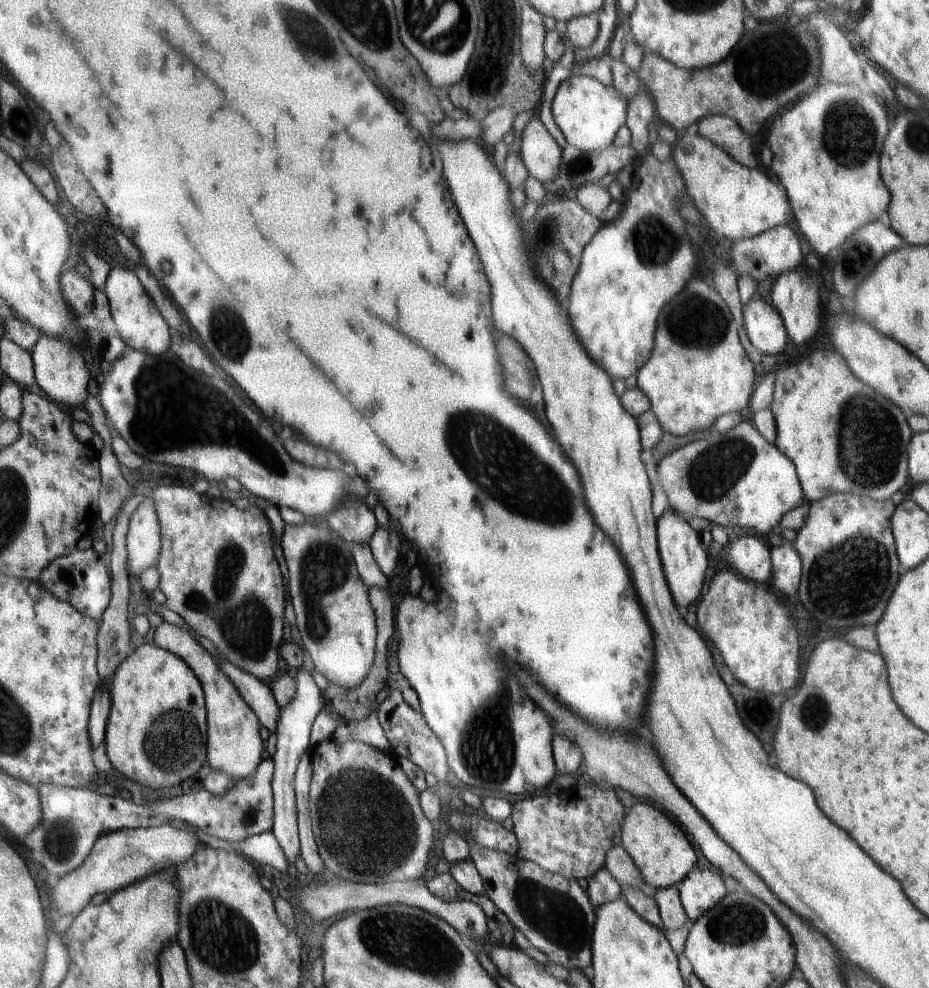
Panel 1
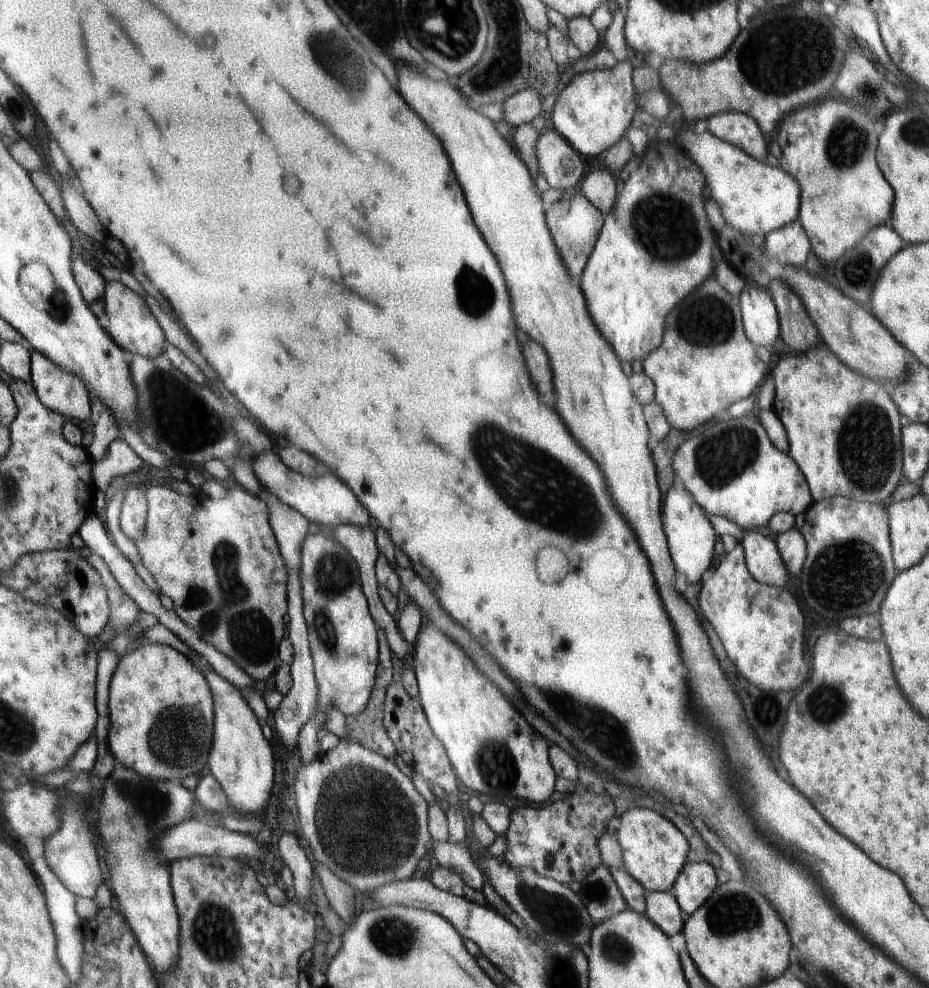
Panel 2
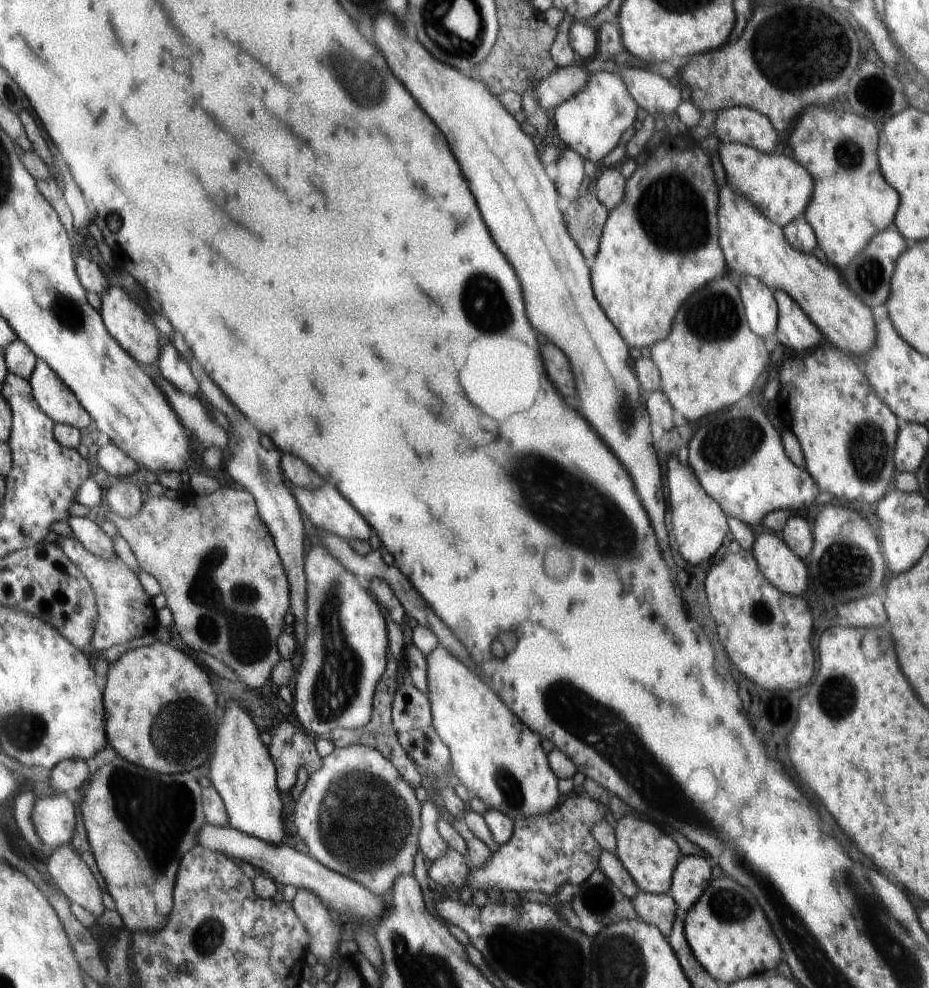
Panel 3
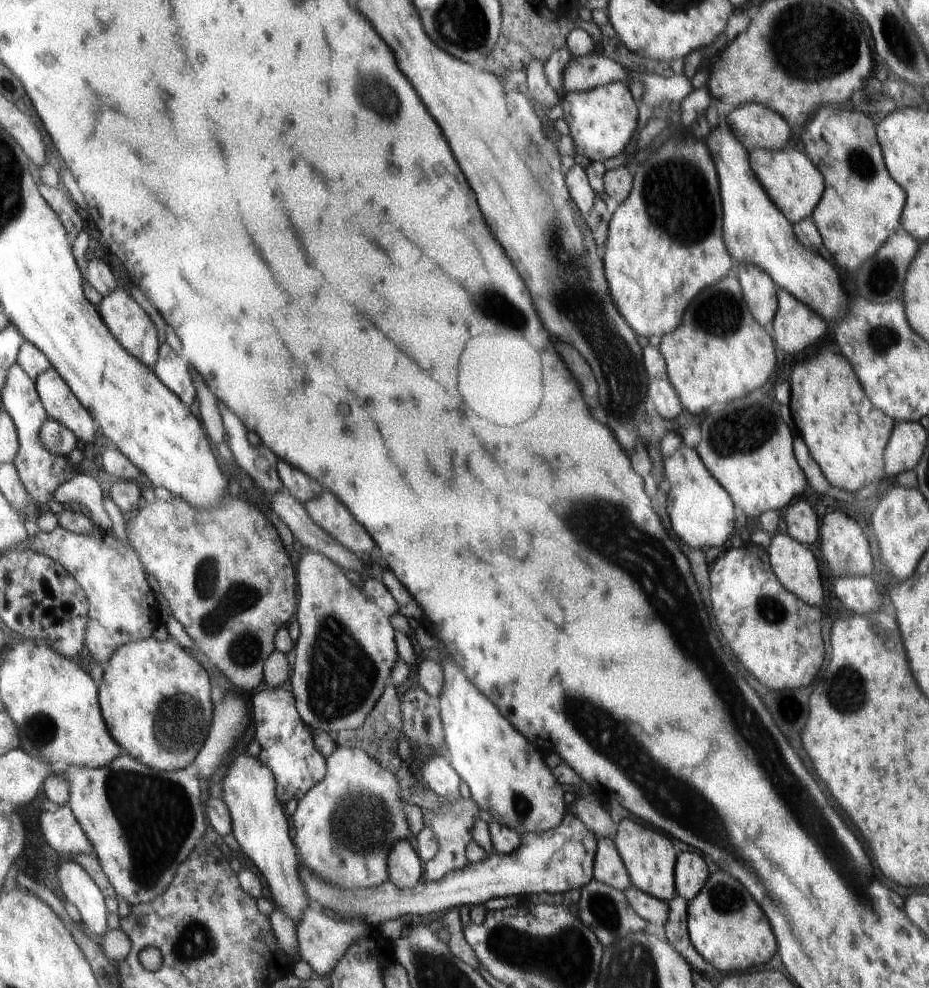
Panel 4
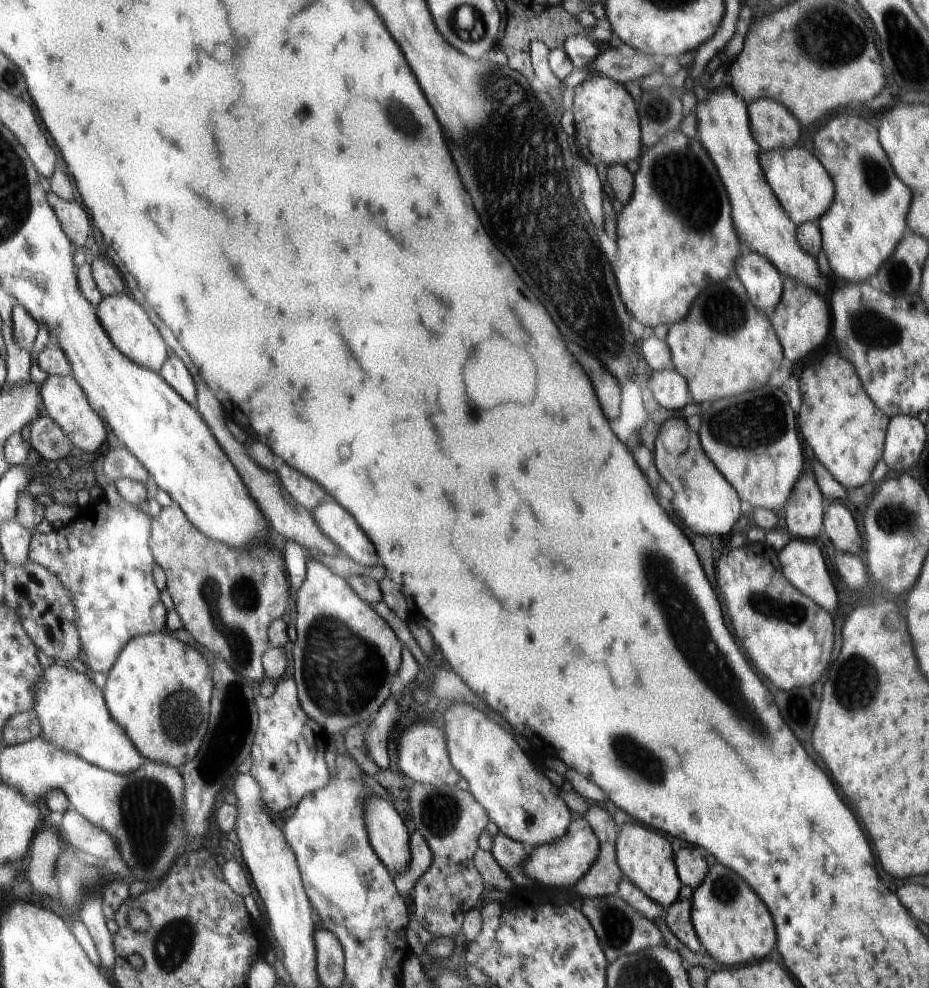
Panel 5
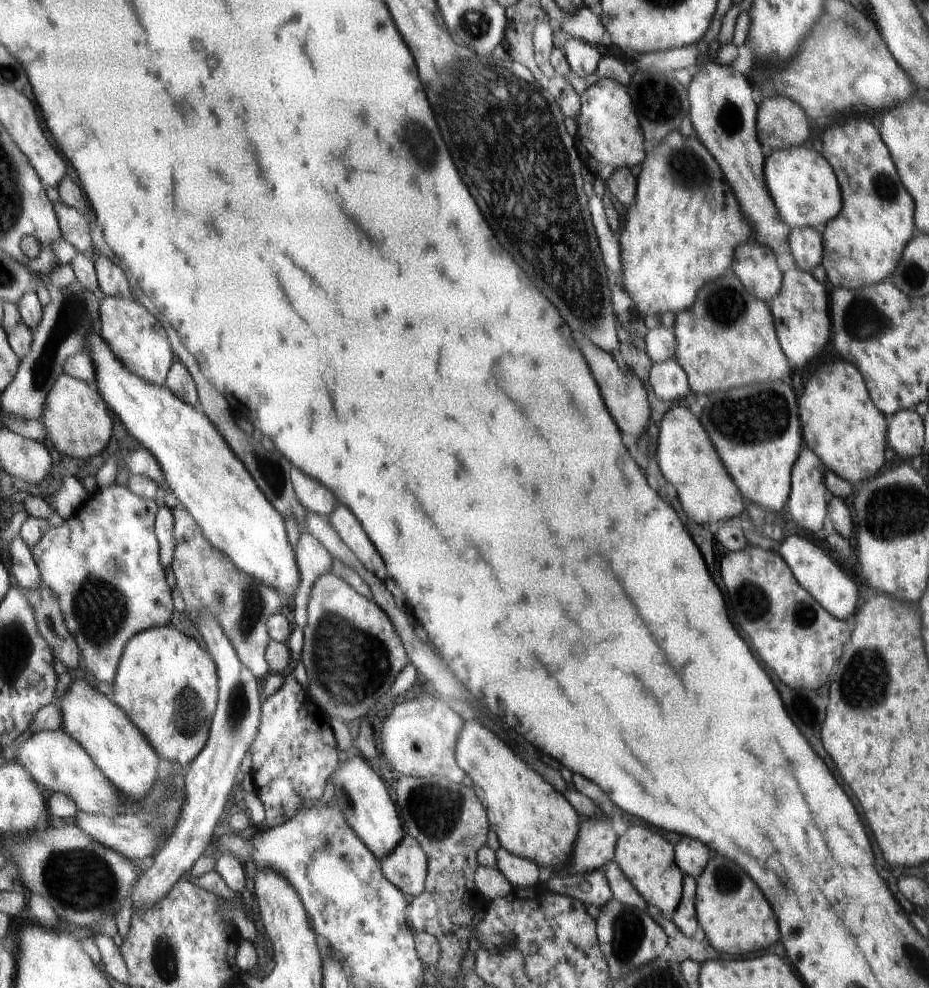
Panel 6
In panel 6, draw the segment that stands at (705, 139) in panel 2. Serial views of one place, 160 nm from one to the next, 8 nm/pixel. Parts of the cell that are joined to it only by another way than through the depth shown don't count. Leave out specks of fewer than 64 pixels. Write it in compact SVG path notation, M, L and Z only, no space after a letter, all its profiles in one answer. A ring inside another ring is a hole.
M804 146L790 147L785 149L774 149L770 151L770 156L766 158L765 178L769 187L771 197L774 198L775 205L789 224L790 228L812 227L815 229L824 229L825 224L836 218L842 210L842 197L840 183L835 175L834 169L830 166L825 155L815 151L813 148L804 148Z

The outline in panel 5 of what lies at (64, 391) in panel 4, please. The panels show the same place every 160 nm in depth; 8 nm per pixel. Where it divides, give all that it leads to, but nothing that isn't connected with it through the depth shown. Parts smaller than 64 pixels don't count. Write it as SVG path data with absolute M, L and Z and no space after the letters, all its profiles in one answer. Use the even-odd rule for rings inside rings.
M49 375L41 390L46 414L52 417L71 436L75 446L94 454L108 440L108 426L102 415L92 406L89 394L74 375Z

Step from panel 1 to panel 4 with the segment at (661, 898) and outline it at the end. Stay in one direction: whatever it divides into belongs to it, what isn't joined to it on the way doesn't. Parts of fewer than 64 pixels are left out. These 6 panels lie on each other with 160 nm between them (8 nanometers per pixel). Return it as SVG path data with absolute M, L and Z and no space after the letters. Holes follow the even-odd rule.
M634 885L628 887L623 893L640 918L643 918L657 932L663 931L669 917L668 902L658 900L655 896L642 892Z

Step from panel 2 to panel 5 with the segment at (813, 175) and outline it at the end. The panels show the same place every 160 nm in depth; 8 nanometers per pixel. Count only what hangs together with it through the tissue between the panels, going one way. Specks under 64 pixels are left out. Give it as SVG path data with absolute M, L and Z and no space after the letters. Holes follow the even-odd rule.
M836 114L826 126L822 126L814 134L813 154L821 161L829 174L834 174L834 182L838 182L838 198L834 198L834 206L830 205L826 214L820 218L822 242L825 255L831 270L844 280L864 283L881 268L885 260L894 252L902 241L908 228L908 208L912 194L893 169L892 161L887 157L882 145L878 142L878 130L860 116Z

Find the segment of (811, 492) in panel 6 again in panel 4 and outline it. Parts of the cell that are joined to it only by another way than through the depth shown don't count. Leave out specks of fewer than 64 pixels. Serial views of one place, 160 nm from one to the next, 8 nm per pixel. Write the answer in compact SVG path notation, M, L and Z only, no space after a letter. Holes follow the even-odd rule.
M798 499L785 509L787 532L799 543L814 544L818 540L818 518L808 500Z

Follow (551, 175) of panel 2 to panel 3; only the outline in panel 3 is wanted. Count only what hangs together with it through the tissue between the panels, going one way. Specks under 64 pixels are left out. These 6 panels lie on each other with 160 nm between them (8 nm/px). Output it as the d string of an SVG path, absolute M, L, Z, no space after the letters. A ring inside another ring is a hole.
M568 147L561 150L557 161L557 173L553 182L561 196L574 202L580 196L580 184L584 180L584 159Z

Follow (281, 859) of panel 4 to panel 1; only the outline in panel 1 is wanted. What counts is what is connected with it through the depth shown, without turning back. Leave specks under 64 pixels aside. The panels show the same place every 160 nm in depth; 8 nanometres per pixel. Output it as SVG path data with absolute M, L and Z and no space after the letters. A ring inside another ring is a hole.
M164 623L155 631L155 644L164 650L185 659L193 673L205 687L206 710L209 710L209 763L214 770L231 774L237 782L250 774L256 773L261 764L264 741L260 738L260 724L252 707L247 703L230 680L229 676L216 662L209 647L197 641L190 635L190 630L185 630L178 625Z

